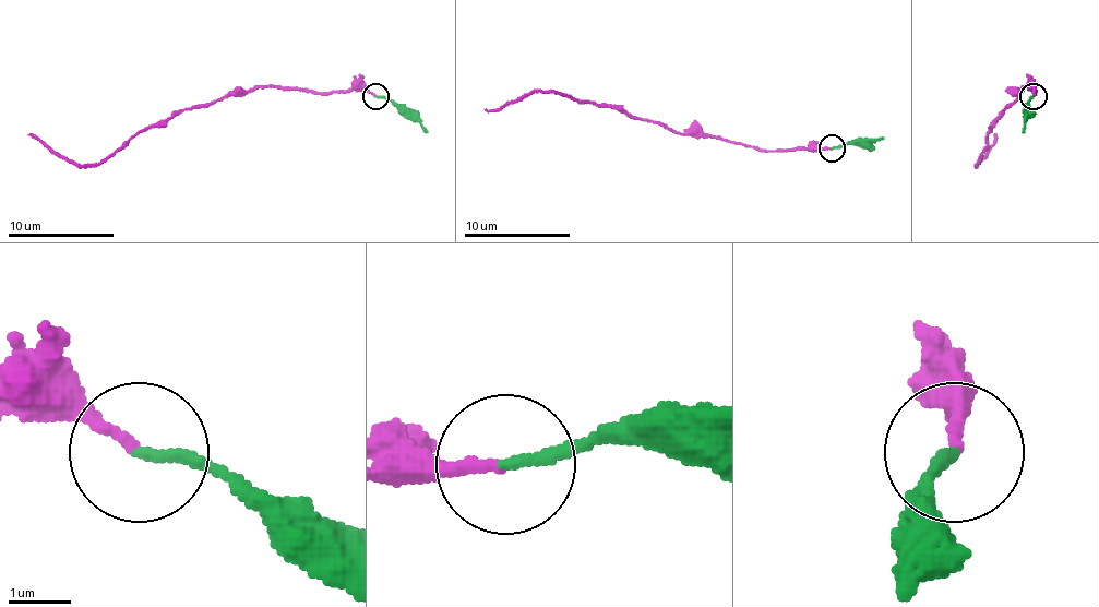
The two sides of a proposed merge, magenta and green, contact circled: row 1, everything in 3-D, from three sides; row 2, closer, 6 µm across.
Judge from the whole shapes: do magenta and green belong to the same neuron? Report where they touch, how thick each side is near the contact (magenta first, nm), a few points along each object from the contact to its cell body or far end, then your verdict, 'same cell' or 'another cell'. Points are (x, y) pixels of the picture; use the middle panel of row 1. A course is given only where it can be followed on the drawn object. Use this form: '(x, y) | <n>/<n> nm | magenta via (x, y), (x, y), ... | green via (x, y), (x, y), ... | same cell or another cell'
(832, 147) | 190/180 nm | magenta via (833, 147), (755, 150), (687, 134), (553, 92), (525, 94), (498, 110), (485, 107) | green via (833, 147), (870, 144), (883, 137) | same cell

